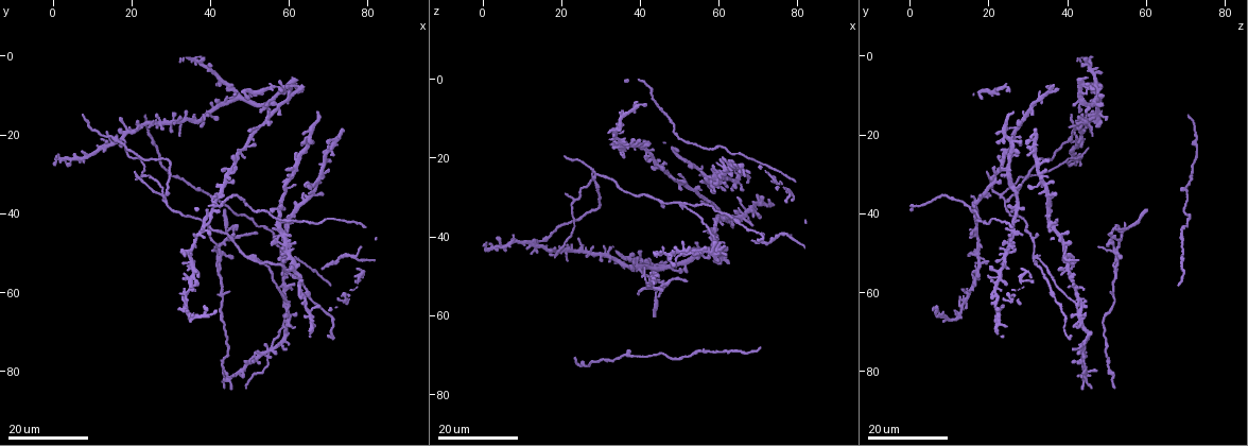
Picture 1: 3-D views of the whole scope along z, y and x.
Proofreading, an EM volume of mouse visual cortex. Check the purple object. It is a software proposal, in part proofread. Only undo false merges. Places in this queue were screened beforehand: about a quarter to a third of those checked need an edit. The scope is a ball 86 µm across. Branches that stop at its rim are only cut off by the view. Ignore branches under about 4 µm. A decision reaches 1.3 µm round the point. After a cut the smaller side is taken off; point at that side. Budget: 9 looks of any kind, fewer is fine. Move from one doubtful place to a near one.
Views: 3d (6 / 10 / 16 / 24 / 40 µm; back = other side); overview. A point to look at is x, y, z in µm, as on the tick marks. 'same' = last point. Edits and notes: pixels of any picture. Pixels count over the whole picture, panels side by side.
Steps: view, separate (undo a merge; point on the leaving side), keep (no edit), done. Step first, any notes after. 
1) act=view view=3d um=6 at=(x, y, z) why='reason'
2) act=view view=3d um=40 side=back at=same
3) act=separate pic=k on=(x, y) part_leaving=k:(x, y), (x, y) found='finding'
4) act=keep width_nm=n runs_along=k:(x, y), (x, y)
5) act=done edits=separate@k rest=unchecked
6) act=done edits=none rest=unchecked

act=view view=3d um=16 at=(57.5, 44.0, 26.0)

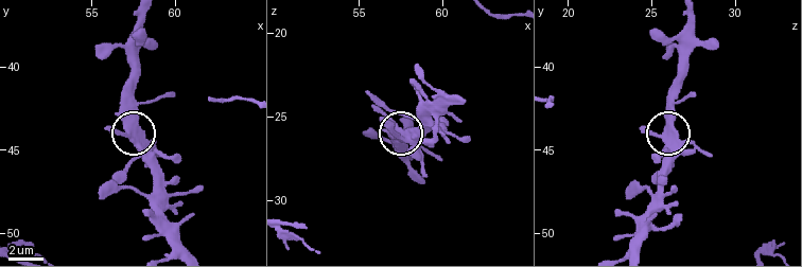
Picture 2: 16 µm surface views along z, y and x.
act=view view=3d um=6 at=(57.1, 44.2, 25.5)

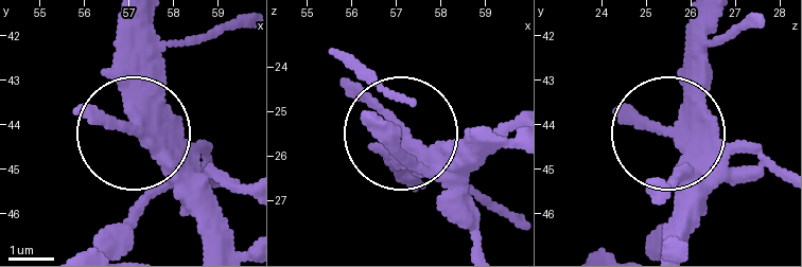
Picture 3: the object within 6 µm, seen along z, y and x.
act=view view=3d um=6 side=back at=(57.20, 44.20, 25.60) why='from behind'

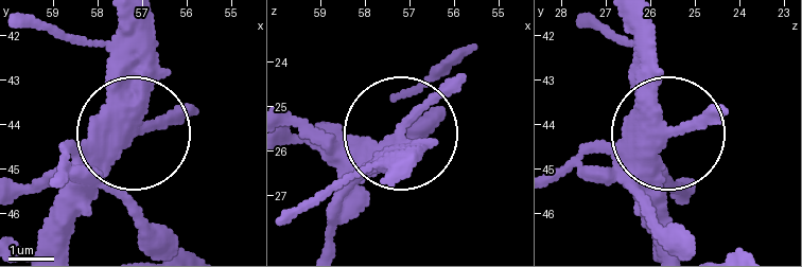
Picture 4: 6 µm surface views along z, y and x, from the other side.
act=keep runs_along=4:(621, 17), (659, 131), (643, 199), (681, 223) found='all the same neuron'

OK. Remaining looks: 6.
act=view view=3d um=24 at=(77.0, 51.0, 39.0) why='three-way junction'

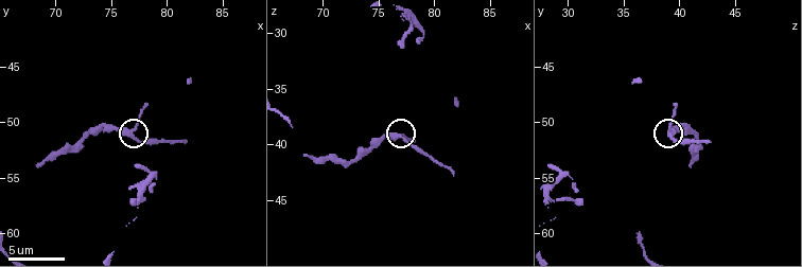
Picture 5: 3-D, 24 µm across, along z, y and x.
act=view view=3d um=10 at=(77.0, 50.8, 39.2) why='closer look'

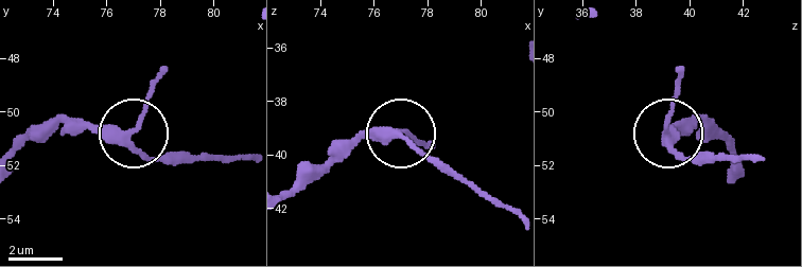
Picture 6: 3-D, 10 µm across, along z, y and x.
act=separate pic=6 on=(82, 128) width_nm=280 part_leaving=6:(119, 140), (80, 126), (52, 126), (18, 147) found='two neurons meet here'

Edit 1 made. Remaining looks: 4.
act=view view=3d um=16 at=(28.5, 34.5, 23.5) why='four-way junction'

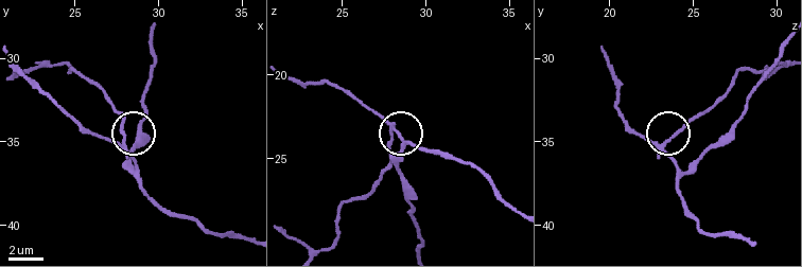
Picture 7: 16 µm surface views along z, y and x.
act=view view=3d um=6 at=(27.9, 35.1, 23.4) why='zoom in'

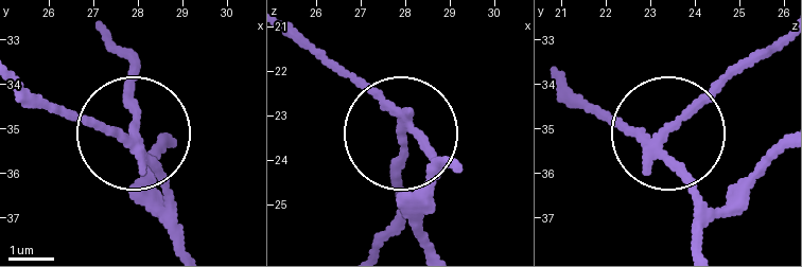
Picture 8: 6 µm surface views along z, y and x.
act=separate pic=8 on=(125, 101) side_arm_um=11 arms=4 found='a second neuron is stuck on'

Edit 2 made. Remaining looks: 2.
act=done edits=separate@6,separate@8 rest=unchecked

